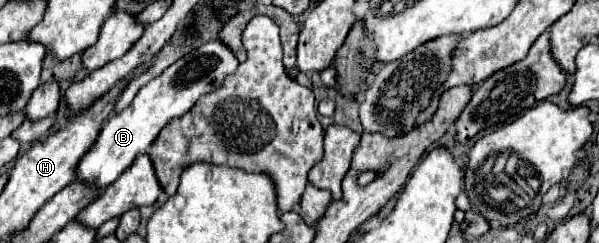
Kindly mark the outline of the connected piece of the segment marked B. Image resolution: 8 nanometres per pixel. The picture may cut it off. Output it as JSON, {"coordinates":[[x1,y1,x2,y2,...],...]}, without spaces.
{"coordinates":[[220,39,198,45,192,53,188,53,188,57,182,57,180,61,170,65,160,77,144,85,122,113,108,117,96,143,78,163,80,177,100,189,114,183,138,155,150,149,152,141,156,141,168,121,188,113,188,109,192,109,192,105,196,105,200,97,212,93,212,89,218,89,224,83,224,77,232,75,238,65,240,63,236,61,232,49,228,49,228,45,224,45]]}

